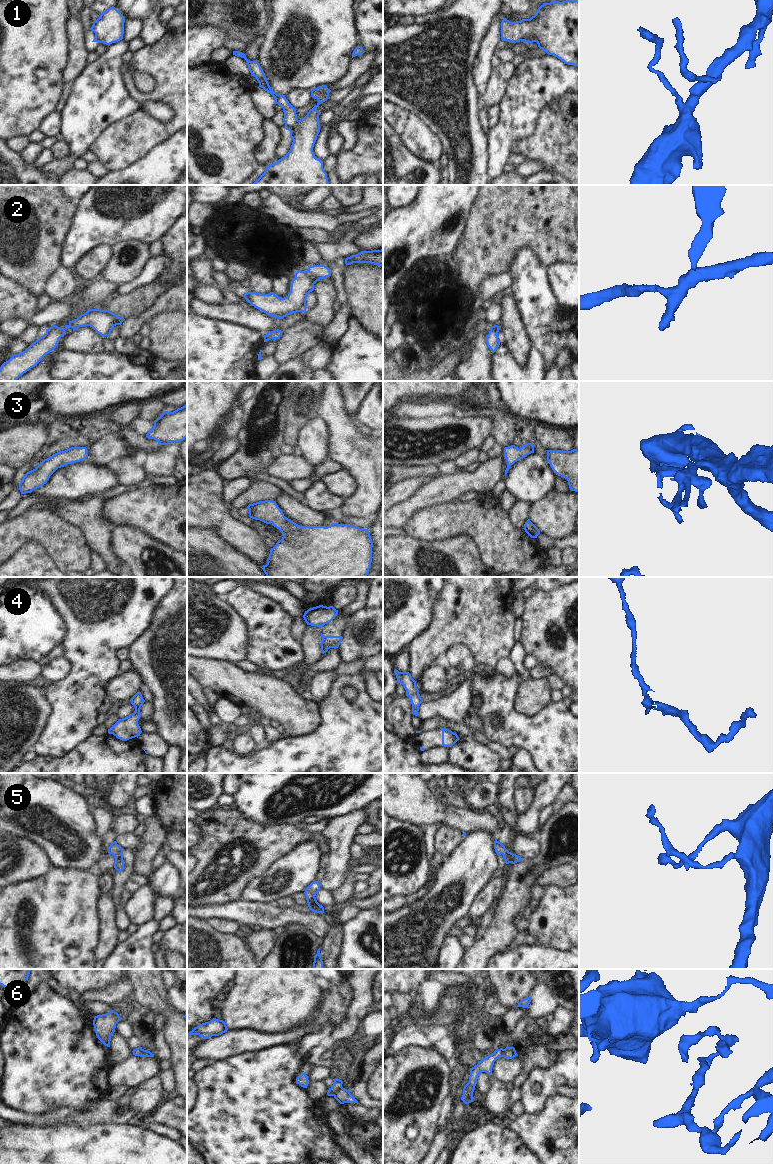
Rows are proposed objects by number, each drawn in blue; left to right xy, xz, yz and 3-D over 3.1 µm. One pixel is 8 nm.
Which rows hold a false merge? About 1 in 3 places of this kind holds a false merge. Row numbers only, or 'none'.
4, 6

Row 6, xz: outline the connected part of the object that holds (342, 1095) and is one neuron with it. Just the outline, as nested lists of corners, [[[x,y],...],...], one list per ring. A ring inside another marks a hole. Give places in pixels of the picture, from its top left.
[[[343,1087],[339,1088],[333,1096],[340,1104],[358,1103],[358,1101],[351,1095],[350,1090]]]

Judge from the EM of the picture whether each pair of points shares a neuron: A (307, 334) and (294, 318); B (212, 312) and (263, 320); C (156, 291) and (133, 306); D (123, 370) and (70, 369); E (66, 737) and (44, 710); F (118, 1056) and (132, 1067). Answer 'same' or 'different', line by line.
A: different
B: same
C: same
D: same
E: different
F: different

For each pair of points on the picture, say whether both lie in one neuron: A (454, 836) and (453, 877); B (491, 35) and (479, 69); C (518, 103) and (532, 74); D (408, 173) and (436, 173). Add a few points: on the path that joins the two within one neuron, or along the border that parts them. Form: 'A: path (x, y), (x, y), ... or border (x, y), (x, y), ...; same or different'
A: border (464, 836), (446, 856); different
B: path (489, 43), (482, 61); same
C: path (525, 96), (532, 85), (532, 81); same
D: path (415, 173), (423, 170), (429, 173); same

